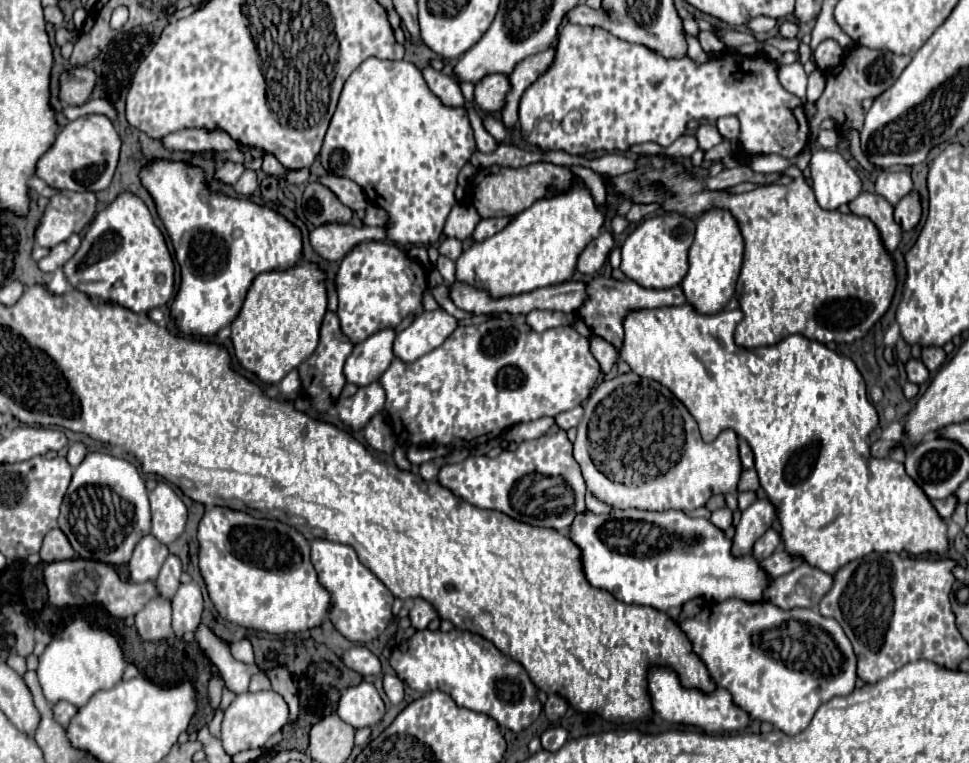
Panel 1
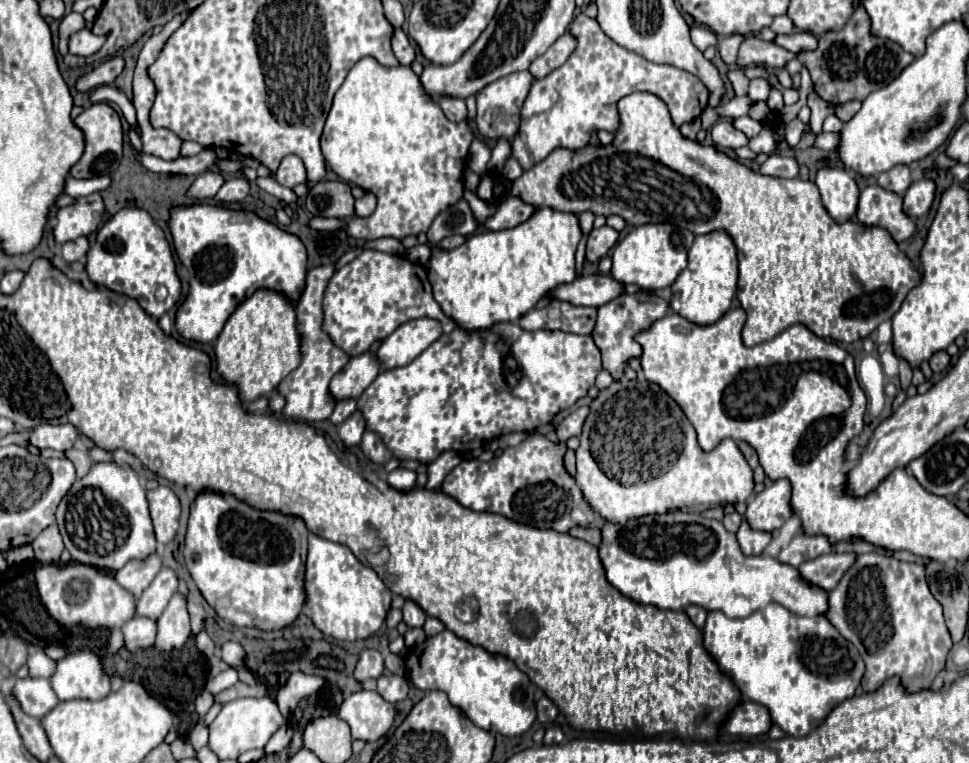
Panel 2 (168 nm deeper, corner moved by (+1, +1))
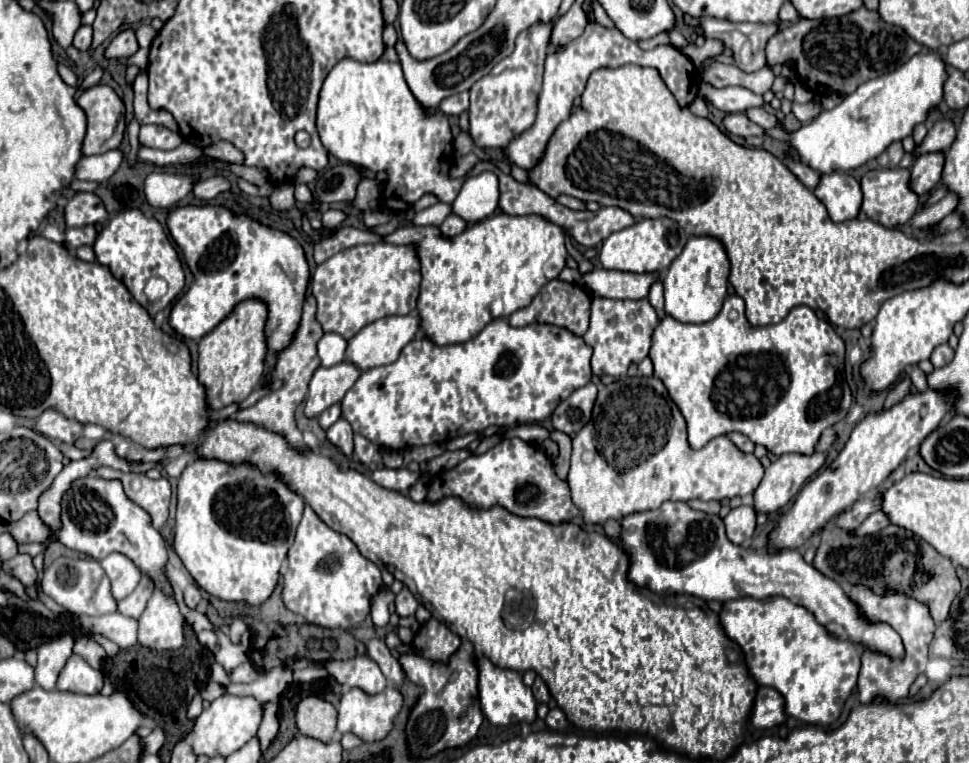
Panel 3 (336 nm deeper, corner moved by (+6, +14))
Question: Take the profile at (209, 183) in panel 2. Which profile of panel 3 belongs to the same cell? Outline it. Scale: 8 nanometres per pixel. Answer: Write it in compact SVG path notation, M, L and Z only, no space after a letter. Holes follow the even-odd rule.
M151 172L145 178L145 198L153 208L175 208L195 184L193 176Z

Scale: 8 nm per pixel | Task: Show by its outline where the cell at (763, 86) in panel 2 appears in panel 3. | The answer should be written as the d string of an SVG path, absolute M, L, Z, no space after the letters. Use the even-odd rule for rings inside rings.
M683 14L683 22L697 28L705 38L721 40L735 56L743 72L757 72L765 66L765 44L777 32L777 24L735 24L717 18L693 18Z

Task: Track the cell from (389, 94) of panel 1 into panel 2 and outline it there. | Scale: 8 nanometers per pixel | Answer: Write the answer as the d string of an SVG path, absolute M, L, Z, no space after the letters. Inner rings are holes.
M374 57L360 59L336 91L328 113L320 145L330 169L348 183L362 187L378 197L378 207L370 217L352 217L344 231L360 241L382 237L404 239L408 235L426 233L440 211L462 199L462 171L470 151L474 133L466 121L448 121L436 101L424 91L420 77L404 65L394 69L380 65Z

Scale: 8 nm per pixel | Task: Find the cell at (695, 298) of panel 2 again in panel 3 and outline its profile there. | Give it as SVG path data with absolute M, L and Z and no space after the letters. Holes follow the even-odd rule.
M709 236L689 238L683 252L669 266L663 288L665 288L665 312L679 322L709 322L719 314L719 308L727 294L729 260L723 244Z

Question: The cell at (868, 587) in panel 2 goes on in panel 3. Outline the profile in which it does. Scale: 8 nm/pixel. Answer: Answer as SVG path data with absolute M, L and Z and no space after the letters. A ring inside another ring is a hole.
M853 586L849 596L851 596L851 600L855 600L861 606L863 614L869 620L887 622L893 630L897 630L897 634L903 638L903 646L907 652L905 660L889 660L885 656L863 650L859 686L857 686L859 700L861 700L861 704L871 704L871 702L875 702L875 698L885 698L885 702L897 702L899 698L905 698L909 694L909 686L915 682L915 678L919 674L925 672L927 648L929 648L931 638L933 638L935 622L929 616L927 606L923 606L921 602L913 600L911 596L905 596L899 592L887 592L885 596L877 596L865 586Z

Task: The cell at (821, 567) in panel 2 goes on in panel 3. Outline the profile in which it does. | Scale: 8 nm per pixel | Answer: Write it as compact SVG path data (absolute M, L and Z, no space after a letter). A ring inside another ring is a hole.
M877 510L877 512L873 512L873 514L855 530L855 534L875 534L875 532L879 532L881 528L885 528L887 524L889 524L887 514L881 512L881 510Z

